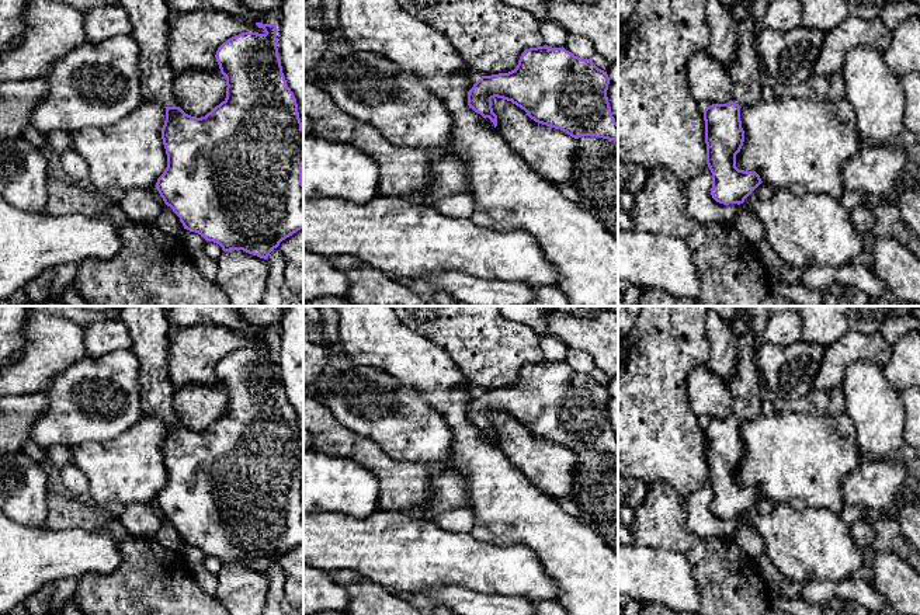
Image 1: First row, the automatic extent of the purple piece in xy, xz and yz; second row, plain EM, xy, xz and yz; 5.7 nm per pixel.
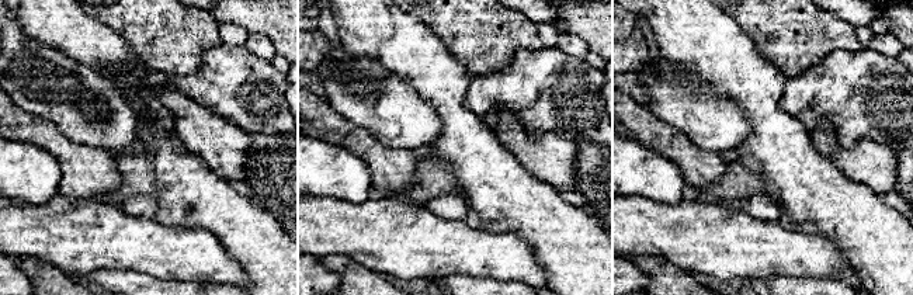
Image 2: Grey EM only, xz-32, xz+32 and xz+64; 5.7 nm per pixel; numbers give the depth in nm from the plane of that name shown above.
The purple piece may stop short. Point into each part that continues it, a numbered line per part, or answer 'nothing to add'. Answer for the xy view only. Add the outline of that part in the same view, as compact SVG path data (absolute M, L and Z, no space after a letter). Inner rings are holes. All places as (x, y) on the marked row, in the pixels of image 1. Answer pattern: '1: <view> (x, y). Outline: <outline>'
1: xy (150, 18). Outline: M119 0L133 27L139 46L139 76L143 101L177 107L173 93L176 72L169 62L170 7L167 0Z

